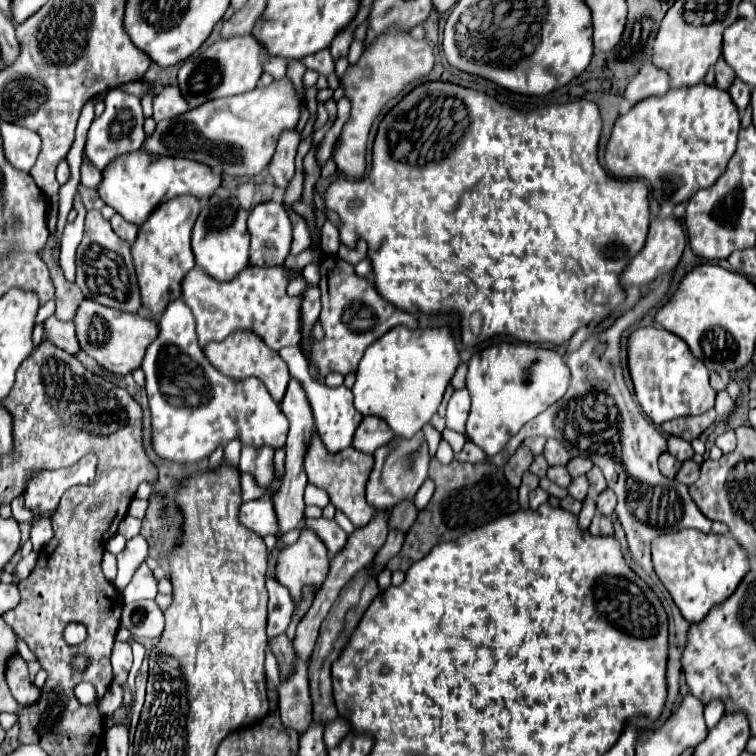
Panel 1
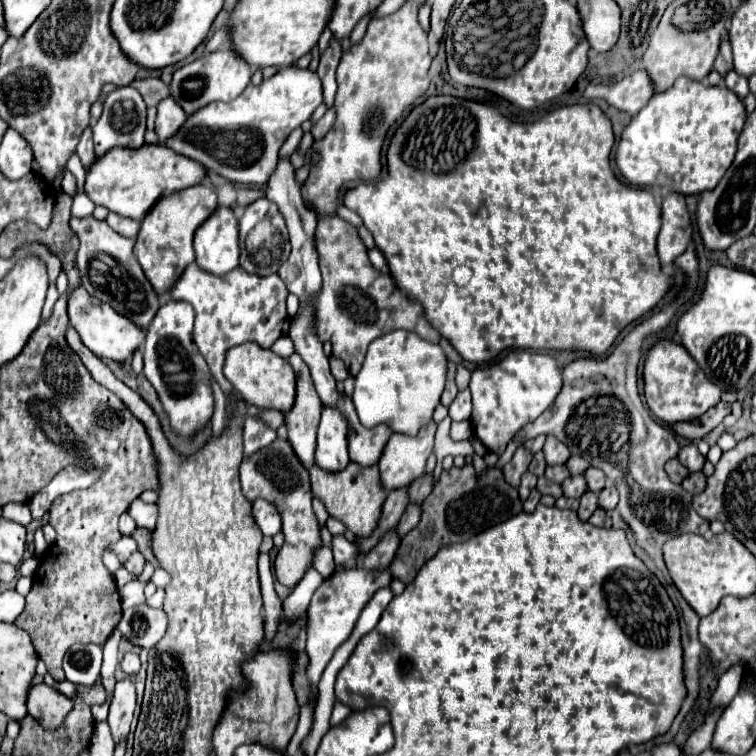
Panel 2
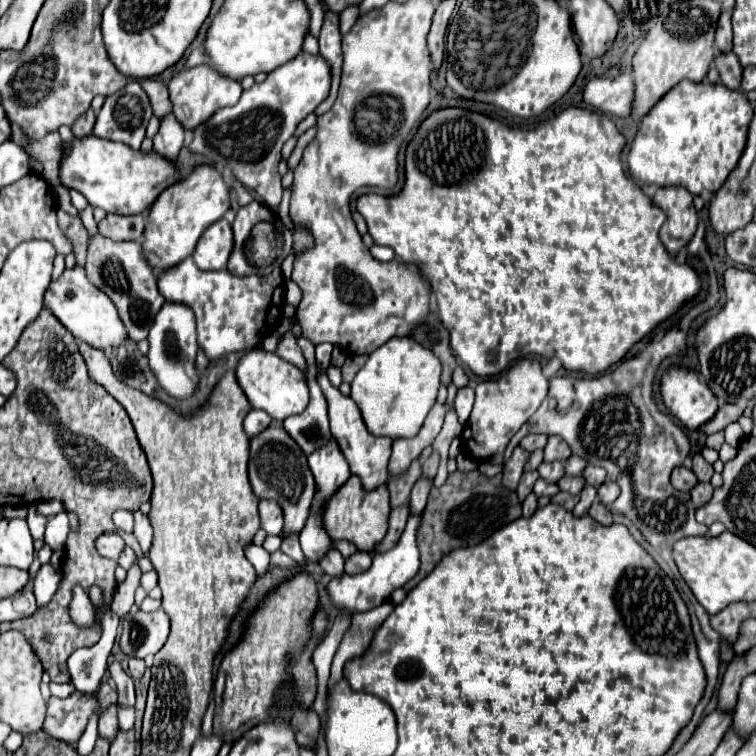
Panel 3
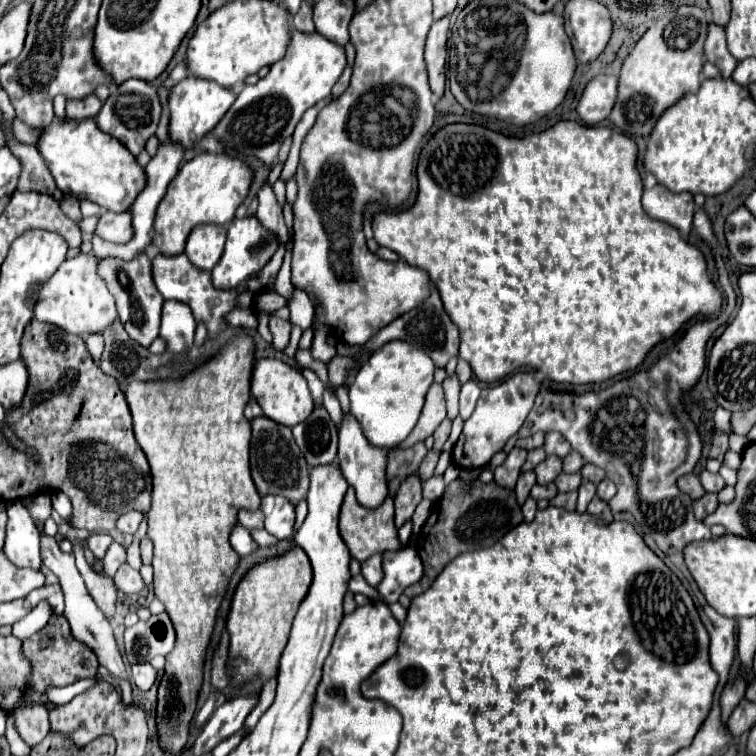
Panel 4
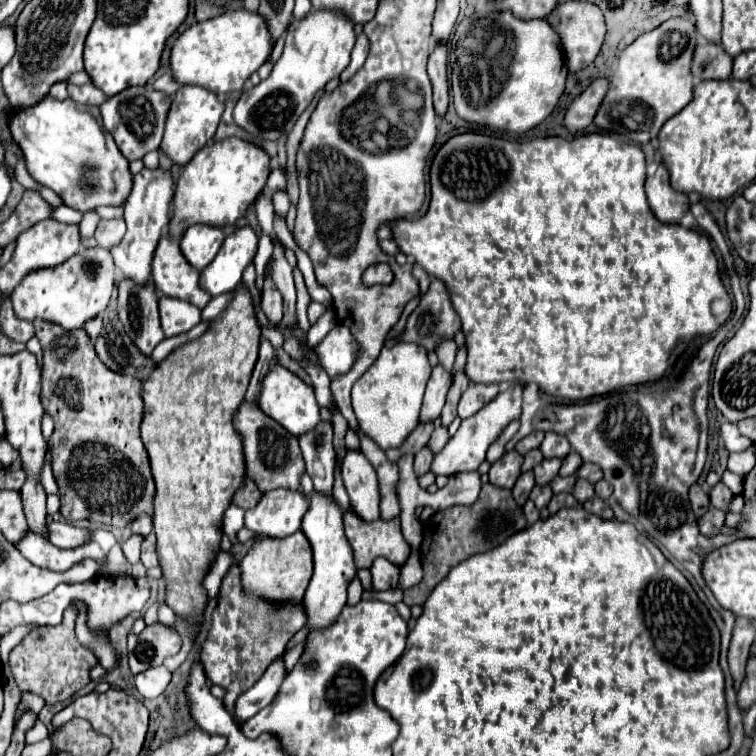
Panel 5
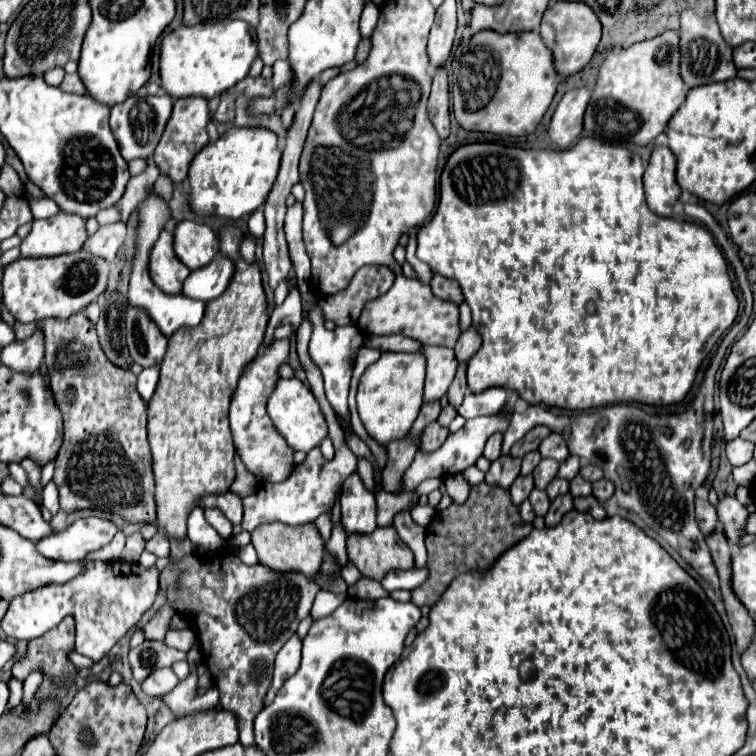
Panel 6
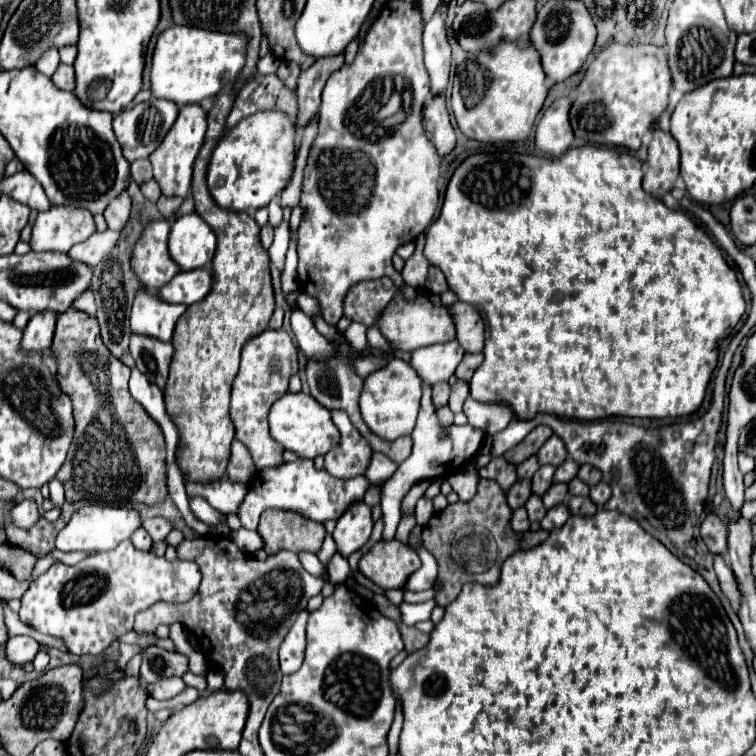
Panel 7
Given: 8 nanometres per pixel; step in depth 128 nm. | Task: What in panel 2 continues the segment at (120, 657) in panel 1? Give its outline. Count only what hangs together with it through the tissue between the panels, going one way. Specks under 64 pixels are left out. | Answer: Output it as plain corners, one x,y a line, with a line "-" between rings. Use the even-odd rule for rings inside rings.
128,652
128,654
122,658
120,668
122,668
122,672
126,672
126,674
130,674
130,676
136,674
136,672
140,670
140,658
138,658
138,654

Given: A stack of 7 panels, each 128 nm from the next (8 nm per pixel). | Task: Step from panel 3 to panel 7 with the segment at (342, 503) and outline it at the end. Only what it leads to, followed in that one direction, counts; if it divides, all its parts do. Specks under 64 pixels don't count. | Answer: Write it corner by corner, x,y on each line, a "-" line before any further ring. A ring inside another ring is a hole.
378,540
358,562
358,570
378,588
402,588
404,580
420,568
418,554
400,540

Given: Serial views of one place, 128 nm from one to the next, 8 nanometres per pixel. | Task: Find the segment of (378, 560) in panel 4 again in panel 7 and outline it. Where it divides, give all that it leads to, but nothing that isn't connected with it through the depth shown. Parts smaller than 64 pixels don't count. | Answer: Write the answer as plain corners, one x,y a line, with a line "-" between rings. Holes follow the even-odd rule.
422,548
422,566
406,578
404,590
428,590
434,586
436,574
438,574
438,568
436,568
434,556

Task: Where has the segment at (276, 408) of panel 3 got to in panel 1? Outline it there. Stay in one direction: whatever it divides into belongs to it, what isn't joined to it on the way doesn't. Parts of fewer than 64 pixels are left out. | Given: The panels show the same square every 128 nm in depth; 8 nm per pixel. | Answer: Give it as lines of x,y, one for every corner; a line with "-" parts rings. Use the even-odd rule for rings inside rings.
236,330
232,332
226,340
222,342
208,342
204,348
204,356
210,360
212,366
216,366
216,370
220,370
224,376
232,376
232,378
248,378
248,376
256,376
264,382
264,386
268,388
270,396
280,402
286,386
288,386
288,368
284,364
284,360
280,360
278,352
272,352
272,348
268,348
264,344
264,340
260,340
260,336
256,336
250,330

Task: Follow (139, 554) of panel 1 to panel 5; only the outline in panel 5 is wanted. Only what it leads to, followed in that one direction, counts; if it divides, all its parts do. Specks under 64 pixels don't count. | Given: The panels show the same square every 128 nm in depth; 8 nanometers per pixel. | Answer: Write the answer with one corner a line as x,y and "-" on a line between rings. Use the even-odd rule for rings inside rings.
52,522
52,524
48,524
48,530
50,530
50,542
58,548
68,548
68,550
84,546
88,542
88,538
92,536
90,530
76,528
66,522

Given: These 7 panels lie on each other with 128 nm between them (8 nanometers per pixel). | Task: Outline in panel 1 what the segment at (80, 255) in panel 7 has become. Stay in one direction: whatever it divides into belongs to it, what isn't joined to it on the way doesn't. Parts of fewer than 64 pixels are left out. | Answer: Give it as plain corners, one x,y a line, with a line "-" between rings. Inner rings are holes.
114,214
112,220
110,220
110,224
112,224
112,230
114,230
122,240
126,240
126,242
130,242
130,244
136,240
136,236
138,236
138,226
136,226
136,224
128,224
120,214

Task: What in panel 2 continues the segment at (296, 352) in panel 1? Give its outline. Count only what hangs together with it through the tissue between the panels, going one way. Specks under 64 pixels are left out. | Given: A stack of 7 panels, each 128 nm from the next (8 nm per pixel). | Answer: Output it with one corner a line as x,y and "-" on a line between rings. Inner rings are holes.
284,336
284,338
276,340
276,344
272,346
272,352
276,352
276,354
282,356
282,358
290,358
290,356
296,352
296,348
294,348
292,340
290,340
288,336
-
334,406
322,408
322,420
318,426
316,464
324,470
340,470
348,464
348,418

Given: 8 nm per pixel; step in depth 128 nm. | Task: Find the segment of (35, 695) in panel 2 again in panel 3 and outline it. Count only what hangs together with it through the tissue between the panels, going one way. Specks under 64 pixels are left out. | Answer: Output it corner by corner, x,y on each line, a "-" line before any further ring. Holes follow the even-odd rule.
102,682
98,696
88,696
82,692
74,692
72,696
60,700
60,698
50,698
48,700
48,710
46,710
46,720
42,730
58,740
66,740
72,746
76,746
78,738
82,736
88,716
92,710
98,706
104,710
106,706
116,704
116,690
108,686
108,682

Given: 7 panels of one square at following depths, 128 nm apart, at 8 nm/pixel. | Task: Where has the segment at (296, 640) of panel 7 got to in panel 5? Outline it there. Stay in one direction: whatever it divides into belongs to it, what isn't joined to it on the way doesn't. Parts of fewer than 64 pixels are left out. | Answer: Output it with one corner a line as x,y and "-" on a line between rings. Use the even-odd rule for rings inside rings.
276,660
274,664
268,666
268,670
262,674
262,678
252,688
248,688
244,694
238,696
234,704
234,720
246,722
254,714
258,714
264,706
268,706
274,700
282,684
282,678
284,678
282,660

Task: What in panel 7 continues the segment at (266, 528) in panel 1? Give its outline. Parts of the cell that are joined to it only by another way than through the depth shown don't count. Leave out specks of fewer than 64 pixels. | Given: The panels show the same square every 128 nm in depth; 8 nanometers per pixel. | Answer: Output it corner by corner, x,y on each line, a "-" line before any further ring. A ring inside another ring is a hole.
300,458
296,462
284,462
280,468
268,468
268,472
258,472
256,480
250,484
246,498
240,504
238,518
244,528
256,528
258,518
264,510
276,508
284,512
298,512
310,520
338,520
348,504
362,500
370,482
364,476
354,476
350,480
340,480
326,472
326,468
316,468
314,460

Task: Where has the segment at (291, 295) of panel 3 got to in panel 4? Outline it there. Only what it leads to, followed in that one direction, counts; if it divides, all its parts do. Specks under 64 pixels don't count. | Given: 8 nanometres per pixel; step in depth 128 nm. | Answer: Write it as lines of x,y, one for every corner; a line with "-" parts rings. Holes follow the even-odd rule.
294,288
292,298
286,302
290,310
288,322
292,326
298,326
300,330
308,330
314,320
314,306
310,304
310,298
306,292
300,292
300,288

